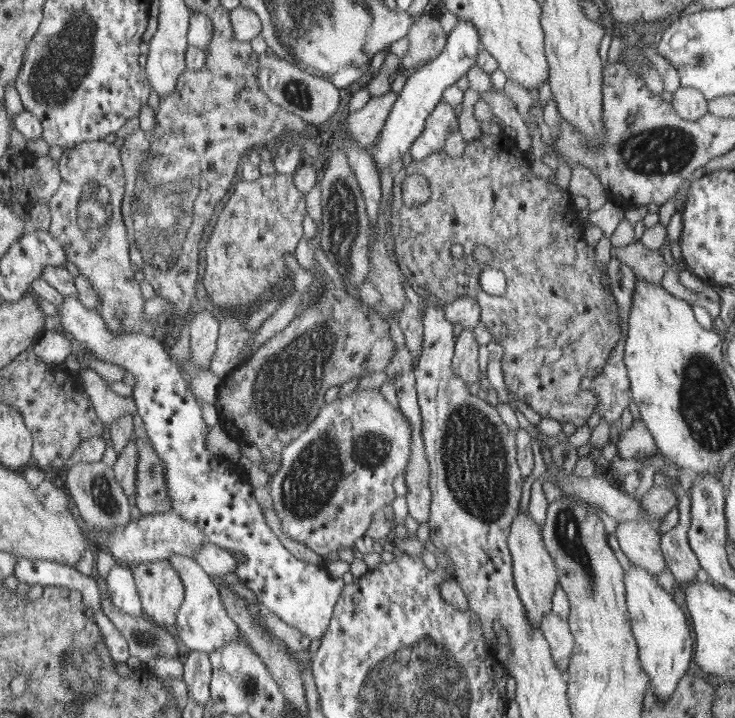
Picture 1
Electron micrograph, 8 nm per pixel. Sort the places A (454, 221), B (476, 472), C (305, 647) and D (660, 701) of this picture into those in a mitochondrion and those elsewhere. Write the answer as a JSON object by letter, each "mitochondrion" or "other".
{"A":"other","B":"mitochondrion","C":"other","D":"other"}

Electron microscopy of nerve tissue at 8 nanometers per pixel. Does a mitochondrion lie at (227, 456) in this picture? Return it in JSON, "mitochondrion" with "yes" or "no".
{"mitochondrion":"no"}

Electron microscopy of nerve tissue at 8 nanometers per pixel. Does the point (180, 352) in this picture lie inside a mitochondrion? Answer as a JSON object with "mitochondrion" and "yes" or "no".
{"mitochondrion":"no"}

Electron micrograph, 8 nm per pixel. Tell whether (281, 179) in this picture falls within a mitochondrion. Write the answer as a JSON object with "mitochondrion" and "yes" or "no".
{"mitochondrion":"no"}

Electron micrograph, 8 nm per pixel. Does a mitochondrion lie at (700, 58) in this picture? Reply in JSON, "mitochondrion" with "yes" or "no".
{"mitochondrion":"yes"}

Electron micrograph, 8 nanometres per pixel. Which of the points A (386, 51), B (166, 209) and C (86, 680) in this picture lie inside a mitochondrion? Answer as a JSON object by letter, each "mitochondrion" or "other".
{"A":"other","B":"mitochondrion","C":"mitochondrion"}

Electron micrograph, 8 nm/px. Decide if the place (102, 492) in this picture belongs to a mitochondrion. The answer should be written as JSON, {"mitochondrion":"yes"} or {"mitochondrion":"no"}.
{"mitochondrion":"yes"}

